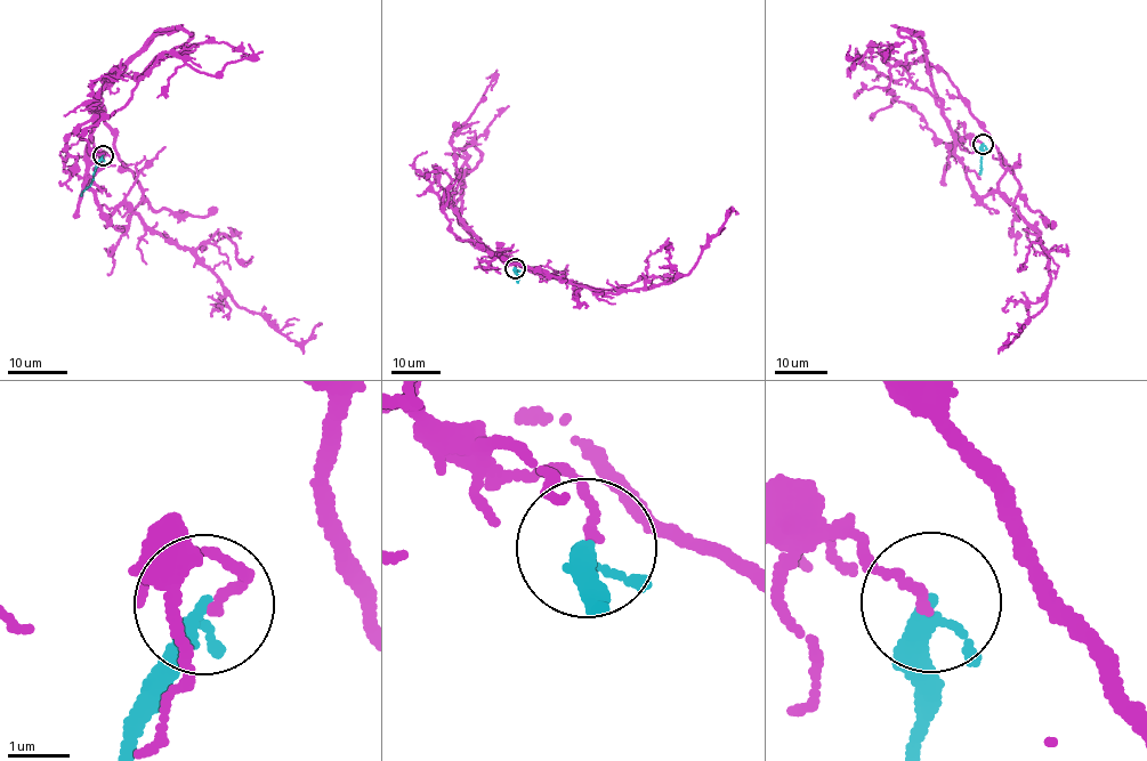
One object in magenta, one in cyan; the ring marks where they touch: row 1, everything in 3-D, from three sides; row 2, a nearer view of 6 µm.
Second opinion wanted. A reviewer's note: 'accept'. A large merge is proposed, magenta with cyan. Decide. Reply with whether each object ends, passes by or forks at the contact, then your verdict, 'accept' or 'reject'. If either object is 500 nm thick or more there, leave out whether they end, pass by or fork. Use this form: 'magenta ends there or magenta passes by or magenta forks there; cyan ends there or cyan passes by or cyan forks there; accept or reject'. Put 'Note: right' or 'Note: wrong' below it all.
magenta ends there; cyan passes by; reject
Note: wrong

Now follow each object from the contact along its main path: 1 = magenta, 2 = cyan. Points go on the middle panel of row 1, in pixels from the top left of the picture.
1: (515, 267), (498, 256), (508, 264), (594, 290), (648, 290), (691, 270), (730, 208), (738, 213)
2: (515, 268), (519, 275), (517, 282)

